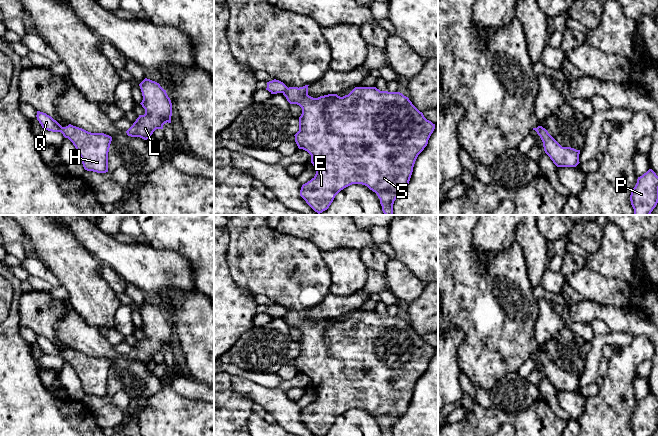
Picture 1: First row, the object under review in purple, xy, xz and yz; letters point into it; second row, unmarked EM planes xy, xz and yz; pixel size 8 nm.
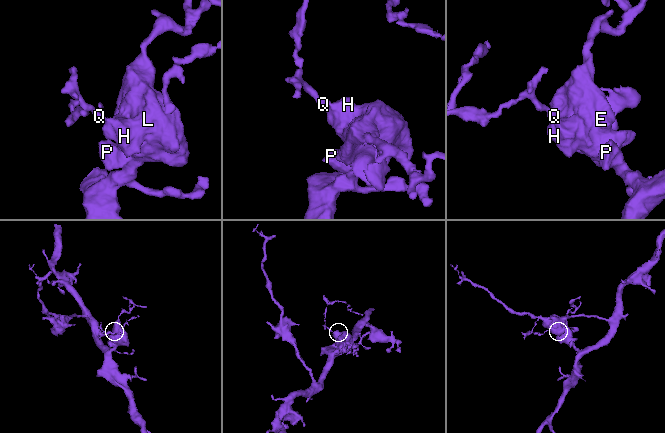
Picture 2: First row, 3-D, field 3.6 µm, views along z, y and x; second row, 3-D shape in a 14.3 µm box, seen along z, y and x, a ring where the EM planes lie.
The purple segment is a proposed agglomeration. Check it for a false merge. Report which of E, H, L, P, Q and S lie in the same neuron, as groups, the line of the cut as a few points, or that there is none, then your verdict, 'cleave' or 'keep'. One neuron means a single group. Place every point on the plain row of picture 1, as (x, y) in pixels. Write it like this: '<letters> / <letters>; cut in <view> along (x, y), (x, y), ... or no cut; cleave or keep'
E H L P S / Q; cut in xz along (287, 311), (282, 316); cleave

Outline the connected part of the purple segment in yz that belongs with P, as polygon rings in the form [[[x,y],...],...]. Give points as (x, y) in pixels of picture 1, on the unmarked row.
[[[649,393],[638,401],[630,419],[634,436],[652,436],[658,427],[658,400]]]

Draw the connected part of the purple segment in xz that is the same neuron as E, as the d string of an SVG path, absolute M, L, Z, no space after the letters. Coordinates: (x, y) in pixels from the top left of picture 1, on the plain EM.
M308 310L289 311L283 316L290 328L302 332L299 355L294 359L295 366L299 373L311 379L311 387L316 394L315 400L302 409L300 420L315 436L323 436L341 414L352 408L362 408L377 418L383 436L393 436L394 425L409 408L415 385L427 370L435 348L427 344L409 322L400 316L380 315L376 311L355 311L343 321L328 318L313 322L308 319Z

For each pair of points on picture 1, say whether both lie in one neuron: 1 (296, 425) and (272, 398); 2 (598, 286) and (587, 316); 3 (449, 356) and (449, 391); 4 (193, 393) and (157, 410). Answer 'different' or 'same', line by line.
1: same
2: different
3: same
4: different

